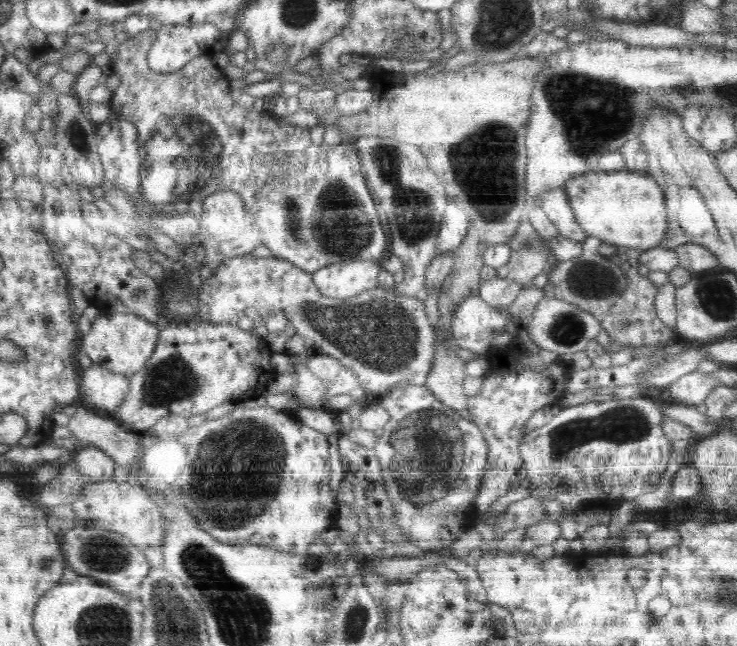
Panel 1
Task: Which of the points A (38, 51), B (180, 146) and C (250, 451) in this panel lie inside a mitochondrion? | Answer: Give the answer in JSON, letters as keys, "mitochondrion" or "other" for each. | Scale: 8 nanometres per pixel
{"A":"other","B":"mitochondrion","C":"mitochondrion"}

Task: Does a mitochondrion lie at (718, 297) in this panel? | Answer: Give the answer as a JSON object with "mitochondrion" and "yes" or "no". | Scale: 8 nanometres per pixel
{"mitochondrion":"yes"}

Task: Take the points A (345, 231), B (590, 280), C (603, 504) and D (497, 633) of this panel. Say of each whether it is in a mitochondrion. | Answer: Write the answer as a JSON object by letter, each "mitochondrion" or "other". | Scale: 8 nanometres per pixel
{"A":"mitochondrion","B":"mitochondrion","C":"other","D":"other"}

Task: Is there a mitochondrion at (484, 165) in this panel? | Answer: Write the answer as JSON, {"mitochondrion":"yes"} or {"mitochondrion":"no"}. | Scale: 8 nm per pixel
{"mitochondrion":"yes"}

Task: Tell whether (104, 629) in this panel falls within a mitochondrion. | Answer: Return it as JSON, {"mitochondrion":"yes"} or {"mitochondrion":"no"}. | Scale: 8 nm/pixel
{"mitochondrion":"yes"}

